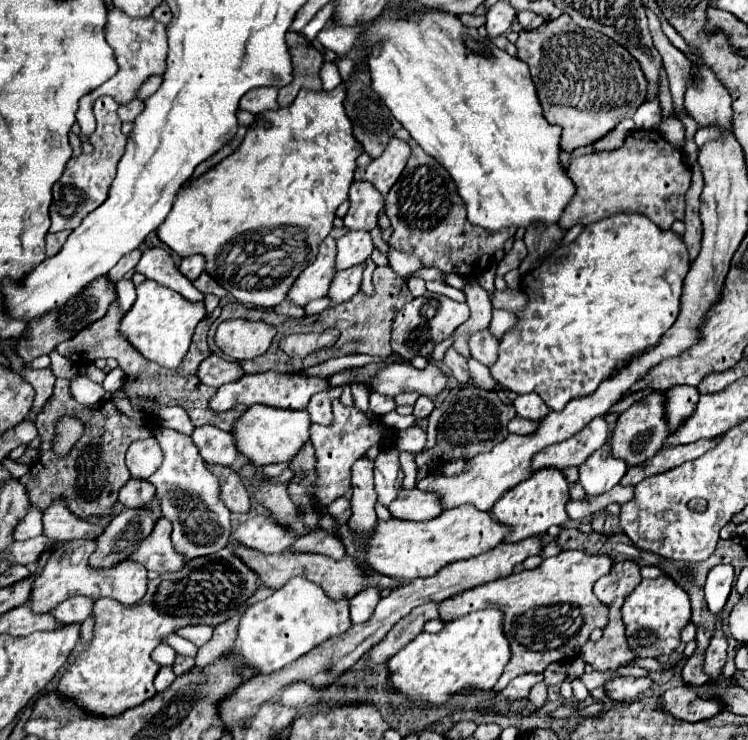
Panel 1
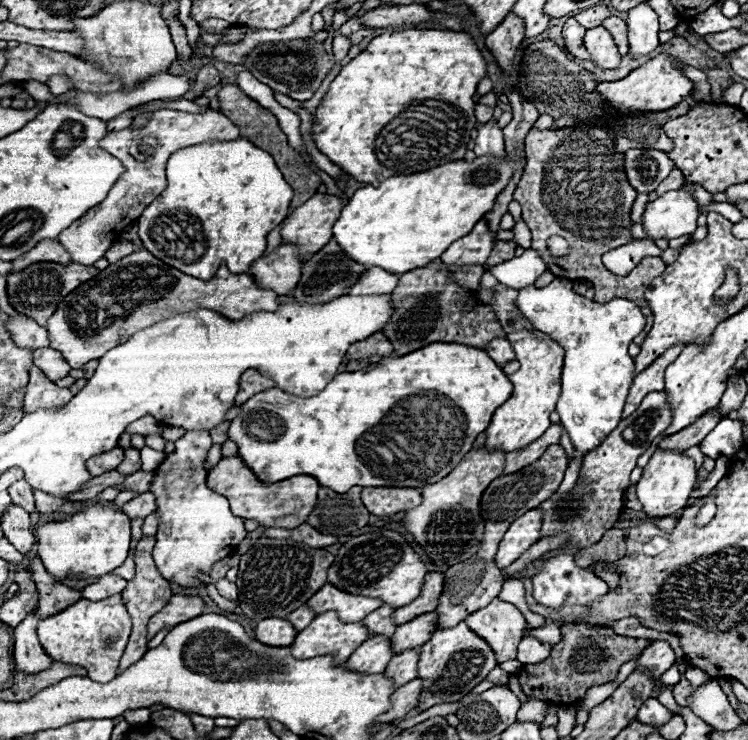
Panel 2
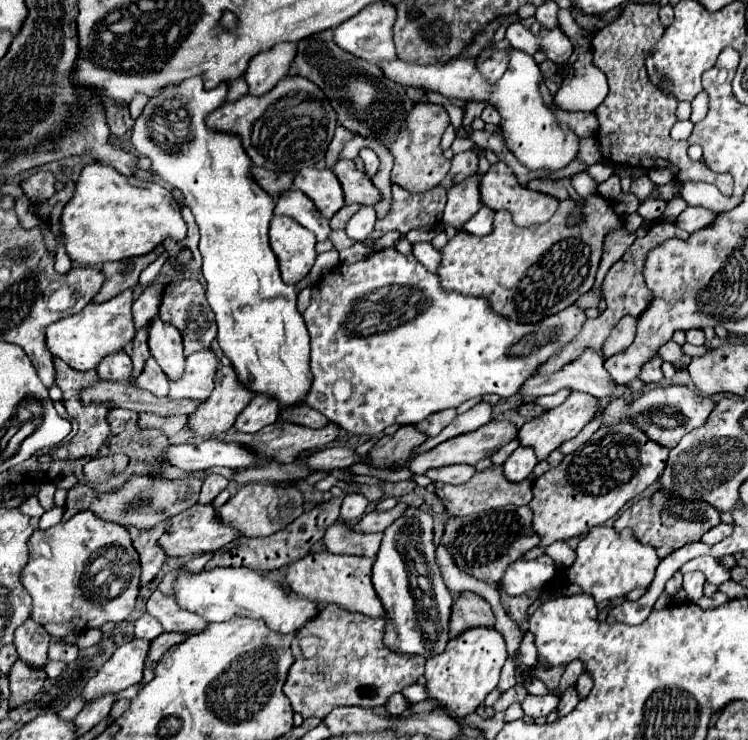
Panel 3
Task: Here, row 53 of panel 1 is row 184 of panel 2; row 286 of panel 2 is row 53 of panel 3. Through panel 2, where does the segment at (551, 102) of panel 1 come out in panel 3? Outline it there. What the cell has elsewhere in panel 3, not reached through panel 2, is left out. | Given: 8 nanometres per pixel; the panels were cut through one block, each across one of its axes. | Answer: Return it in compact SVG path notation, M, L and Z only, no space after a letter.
M656 2L648 4L628 4L620 18L608 24L604 30L592 36L594 46L594 66L600 68L606 78L610 92L602 106L596 108L600 122L598 140L604 152L604 160L632 168L660 168L668 166L680 184L684 182L710 182L716 184L724 196L732 196L732 178L716 176L708 172L706 164L694 162L688 156L688 144L670 138L670 128L676 124L676 98L668 96L664 90L656 88L646 74L646 54L652 44L664 34L664 26L658 20L660 6Z

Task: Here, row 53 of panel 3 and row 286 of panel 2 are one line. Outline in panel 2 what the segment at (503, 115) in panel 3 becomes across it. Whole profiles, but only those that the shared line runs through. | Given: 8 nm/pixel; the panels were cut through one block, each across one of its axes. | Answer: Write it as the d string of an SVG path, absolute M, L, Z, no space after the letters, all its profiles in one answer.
M528 248L528 250L524 250L522 256L514 256L512 260L496 264L496 266L488 268L488 272L496 280L500 280L504 286L512 286L512 288L520 290L524 286L534 284L536 278L546 272L546 264L536 250Z

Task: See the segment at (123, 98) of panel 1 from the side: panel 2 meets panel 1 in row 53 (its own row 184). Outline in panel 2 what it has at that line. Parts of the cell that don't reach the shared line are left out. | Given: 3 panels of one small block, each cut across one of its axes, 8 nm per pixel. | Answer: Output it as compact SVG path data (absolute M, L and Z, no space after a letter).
M206 108L204 112L192 114L192 112L180 112L180 110L156 110L154 118L138 130L126 128L120 132L110 132L100 146L116 156L124 166L126 172L116 180L104 202L88 210L84 216L80 216L70 228L66 228L60 234L62 246L68 250L72 262L76 264L94 264L96 260L104 258L104 254L110 250L114 240L120 236L118 230L124 230L128 224L132 224L146 206L164 192L166 186L166 174L164 166L166 160L182 148L204 144L204 142L228 142L228 140L238 140L238 126L232 124L222 112Z

